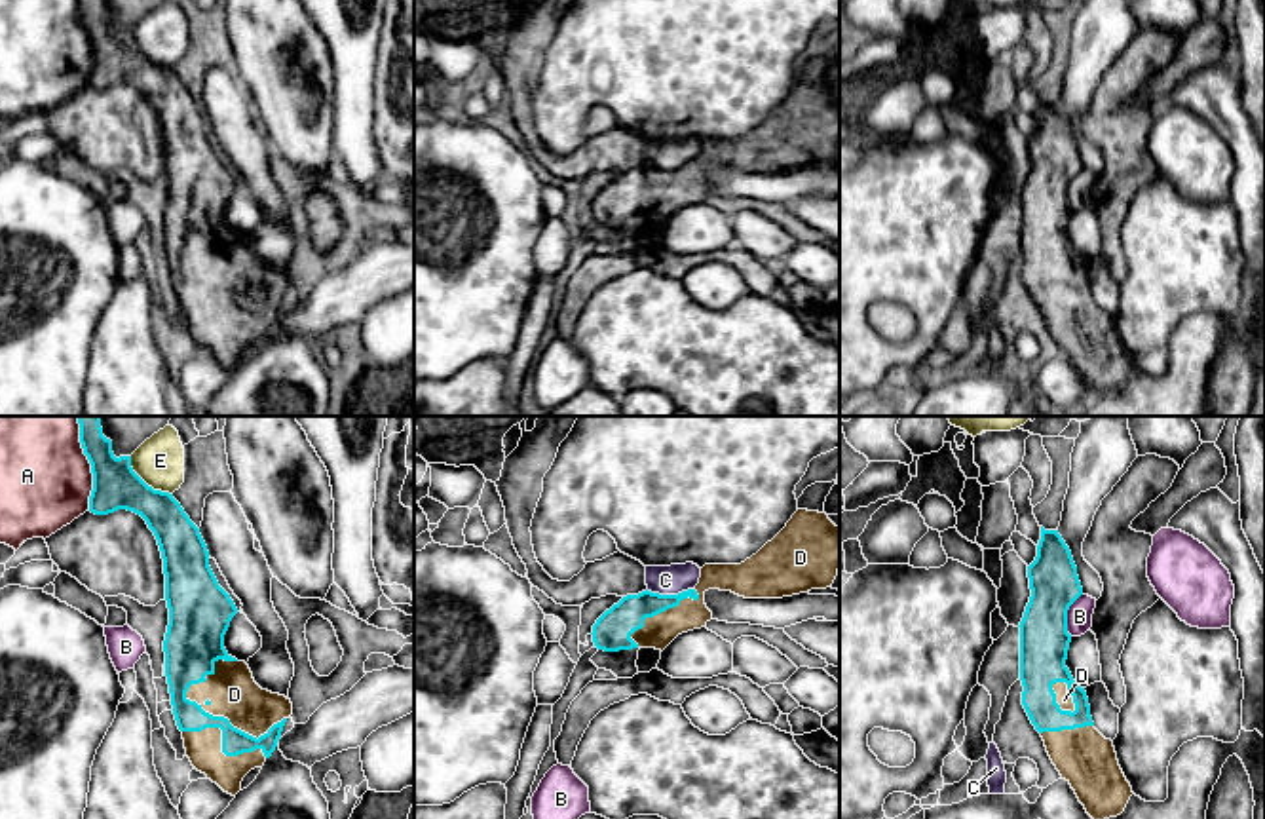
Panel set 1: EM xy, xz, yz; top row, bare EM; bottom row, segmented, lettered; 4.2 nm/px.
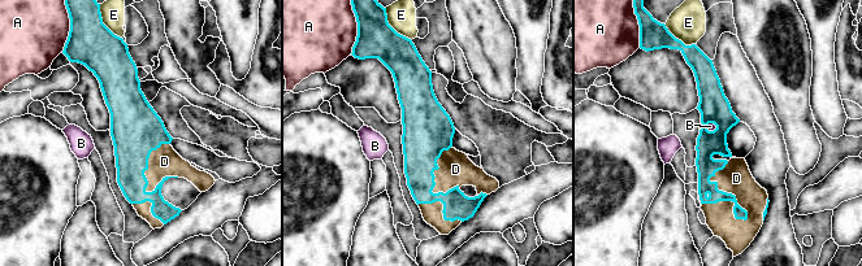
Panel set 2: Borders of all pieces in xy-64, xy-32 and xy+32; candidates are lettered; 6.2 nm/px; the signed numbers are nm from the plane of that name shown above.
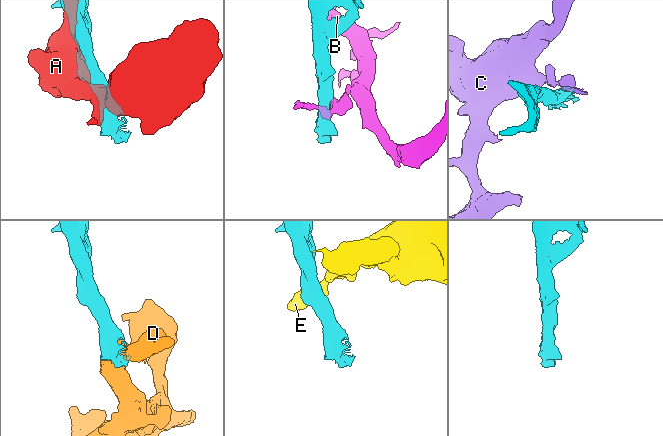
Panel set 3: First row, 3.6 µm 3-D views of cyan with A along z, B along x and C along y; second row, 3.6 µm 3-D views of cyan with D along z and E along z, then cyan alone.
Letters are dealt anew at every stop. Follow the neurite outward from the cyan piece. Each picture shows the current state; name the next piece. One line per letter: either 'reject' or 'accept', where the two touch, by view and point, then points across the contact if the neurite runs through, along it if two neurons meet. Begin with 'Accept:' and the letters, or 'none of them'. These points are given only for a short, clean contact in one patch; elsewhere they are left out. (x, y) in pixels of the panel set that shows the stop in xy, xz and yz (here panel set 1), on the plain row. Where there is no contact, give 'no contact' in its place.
Accept: D
A: reject | xy (92, 42)
B: reject | yz (1066, 189)
C: reject | xz (669, 170) | along xz (692, 162), (680, 168), (652, 168), (646, 164)
D: accept | xy (232, 301)
E: reject | xy (145, 57) | along xy (130, 31), (130, 40), (149, 59), (171, 69)

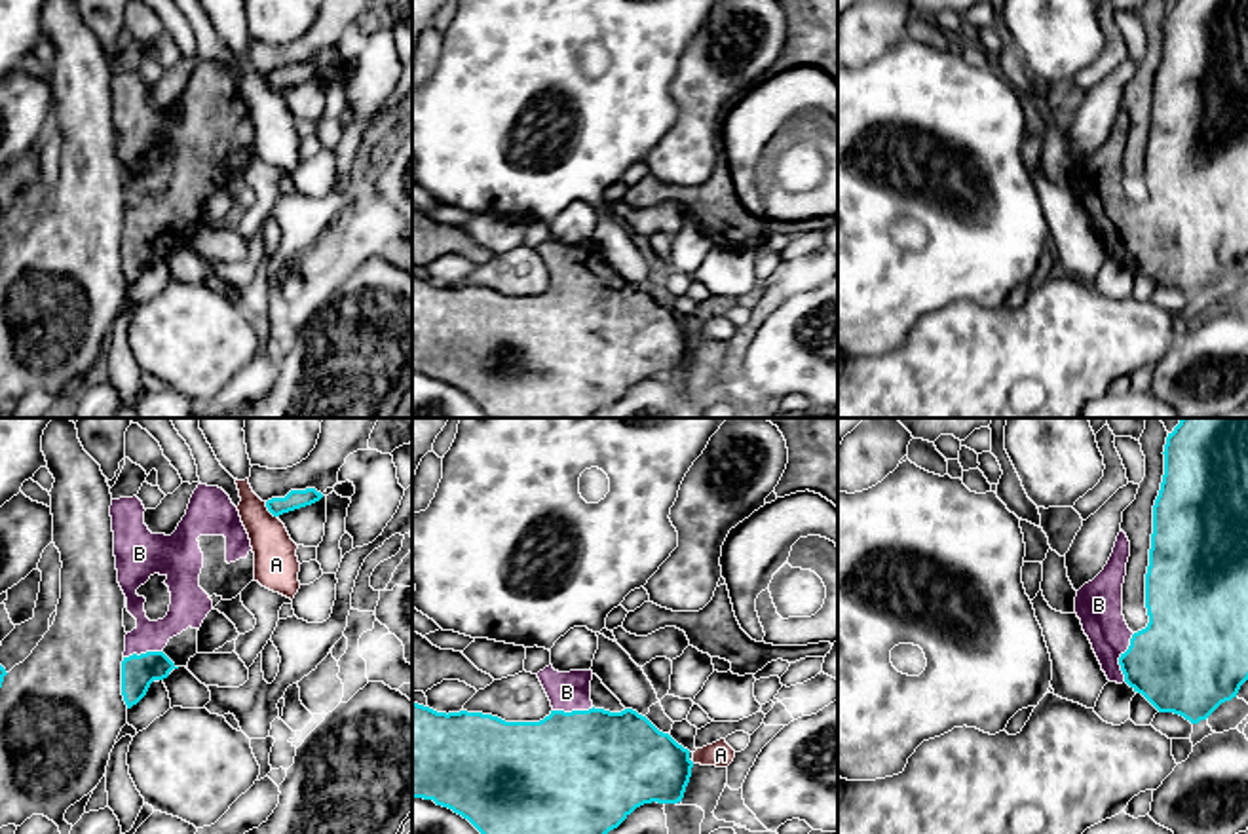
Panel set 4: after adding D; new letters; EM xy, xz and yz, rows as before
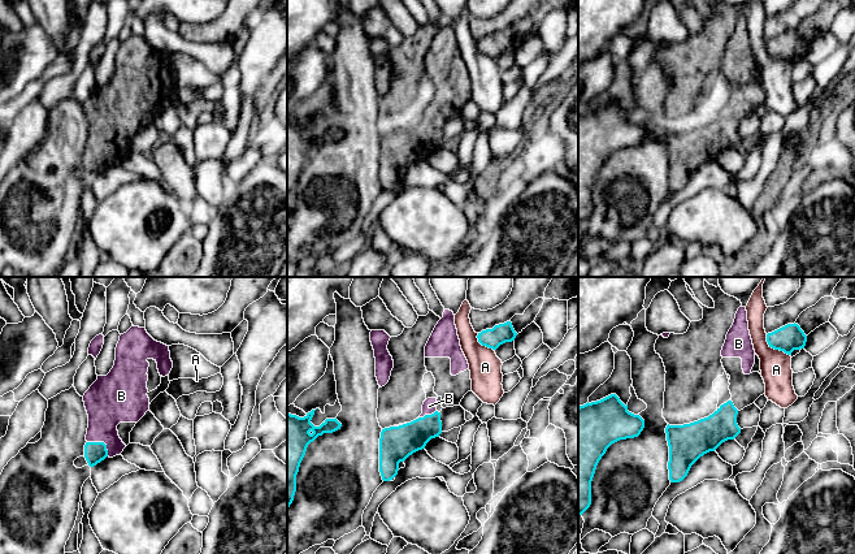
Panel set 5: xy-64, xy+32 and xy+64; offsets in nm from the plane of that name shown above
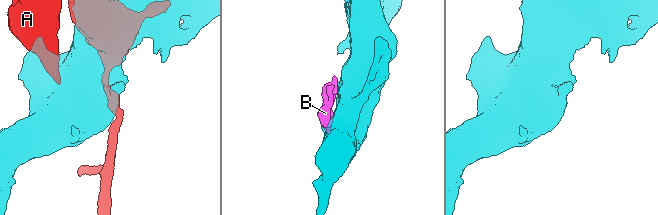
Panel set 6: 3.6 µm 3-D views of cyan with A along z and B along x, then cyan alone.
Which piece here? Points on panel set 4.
Accept: B
A: reject | xy (268, 84) | along xy (264, 76), (276, 92)
B: accept | yz (1119, 232) | across yz (1178, 236), (1119, 232), (1098, 179)

